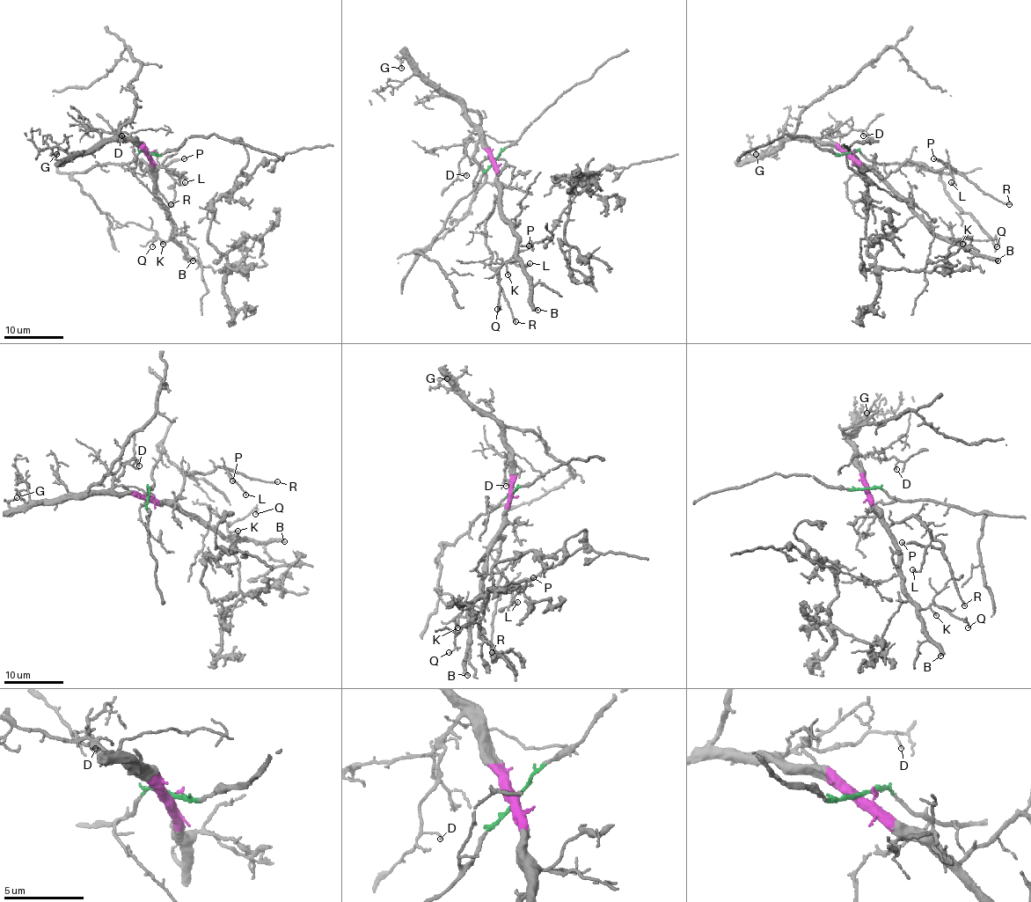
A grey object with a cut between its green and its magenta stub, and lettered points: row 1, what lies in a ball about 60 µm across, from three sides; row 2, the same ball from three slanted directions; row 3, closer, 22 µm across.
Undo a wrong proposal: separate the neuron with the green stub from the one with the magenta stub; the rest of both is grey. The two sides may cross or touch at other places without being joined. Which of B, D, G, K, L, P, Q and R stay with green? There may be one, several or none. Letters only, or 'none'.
none

